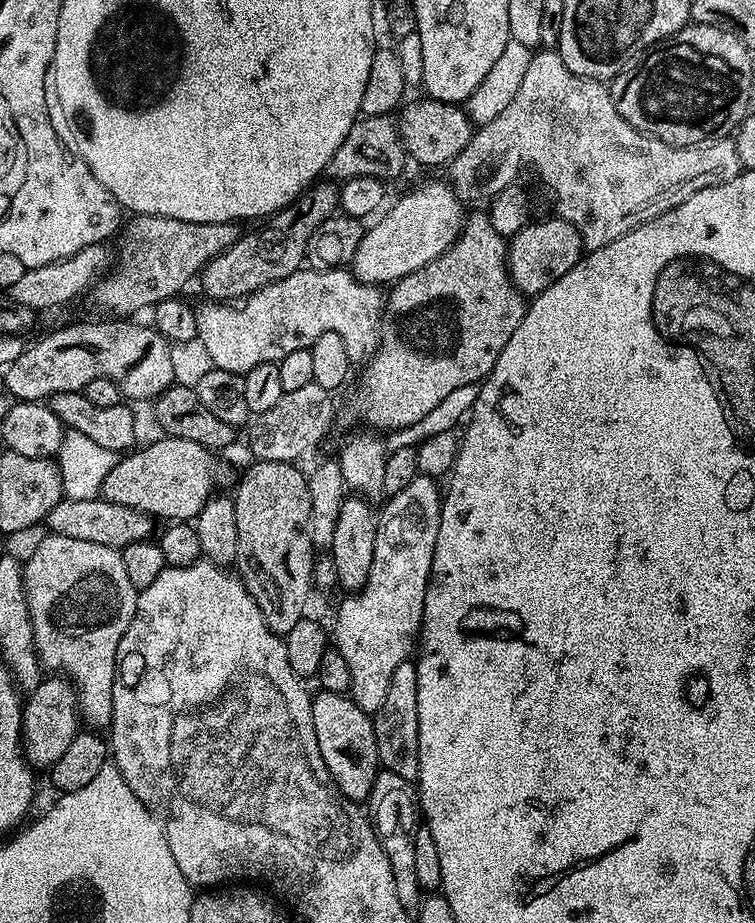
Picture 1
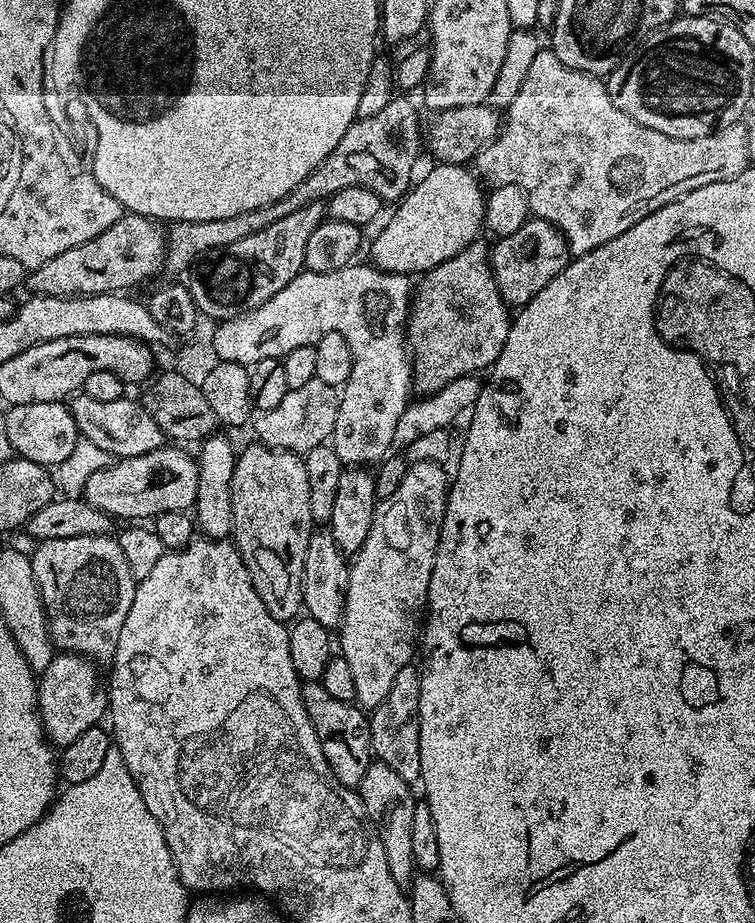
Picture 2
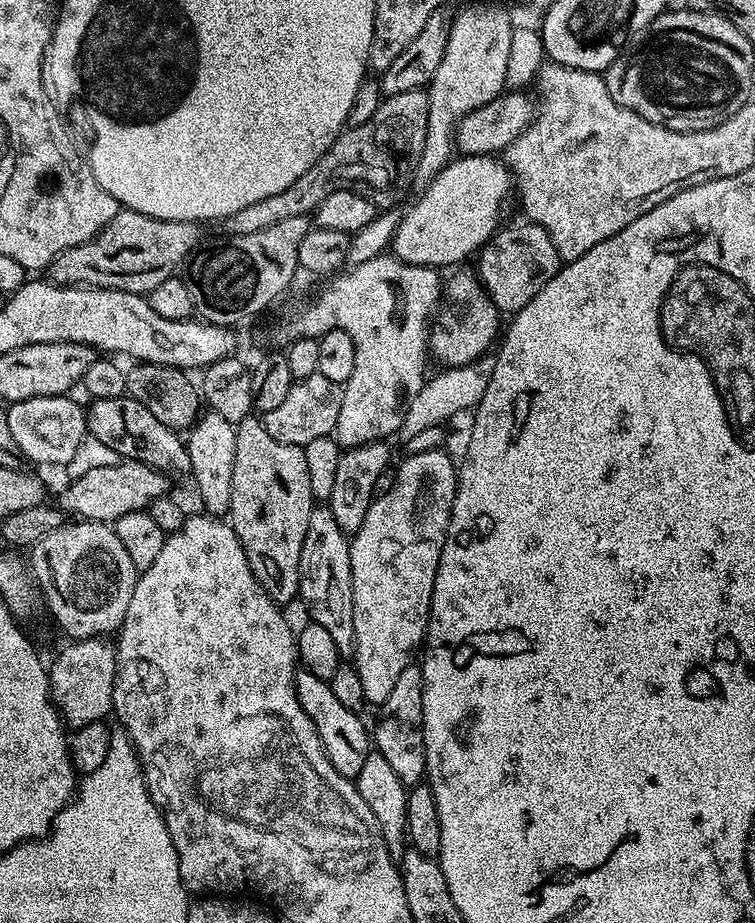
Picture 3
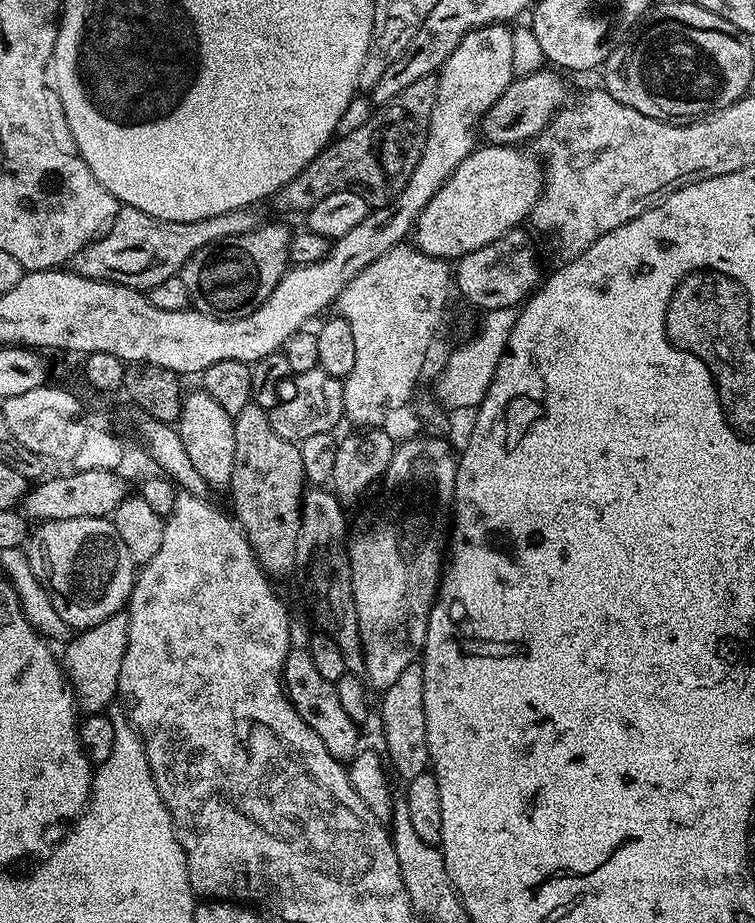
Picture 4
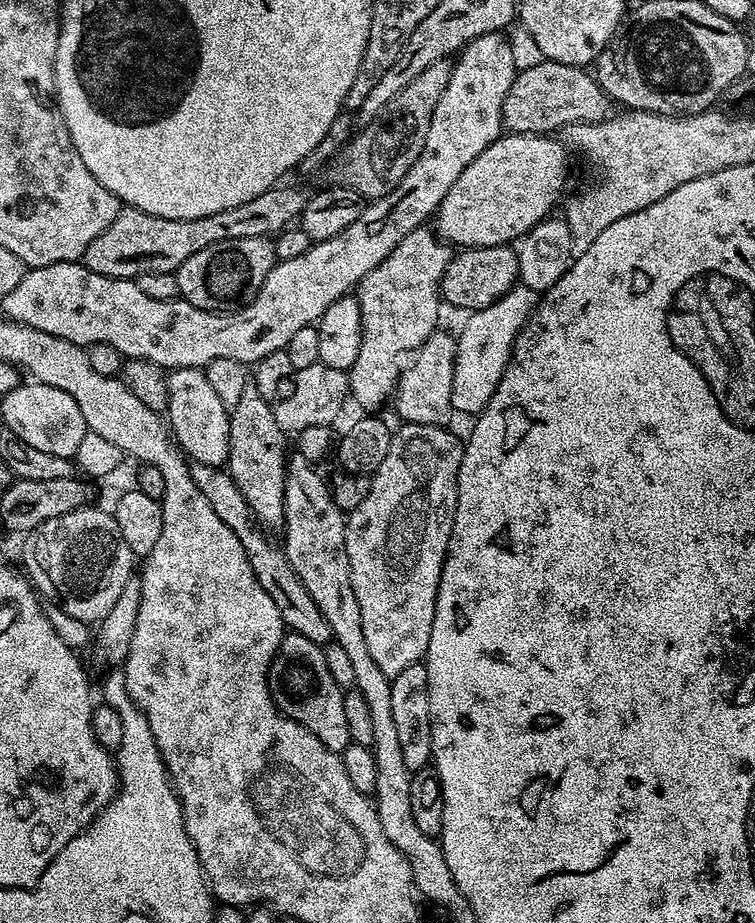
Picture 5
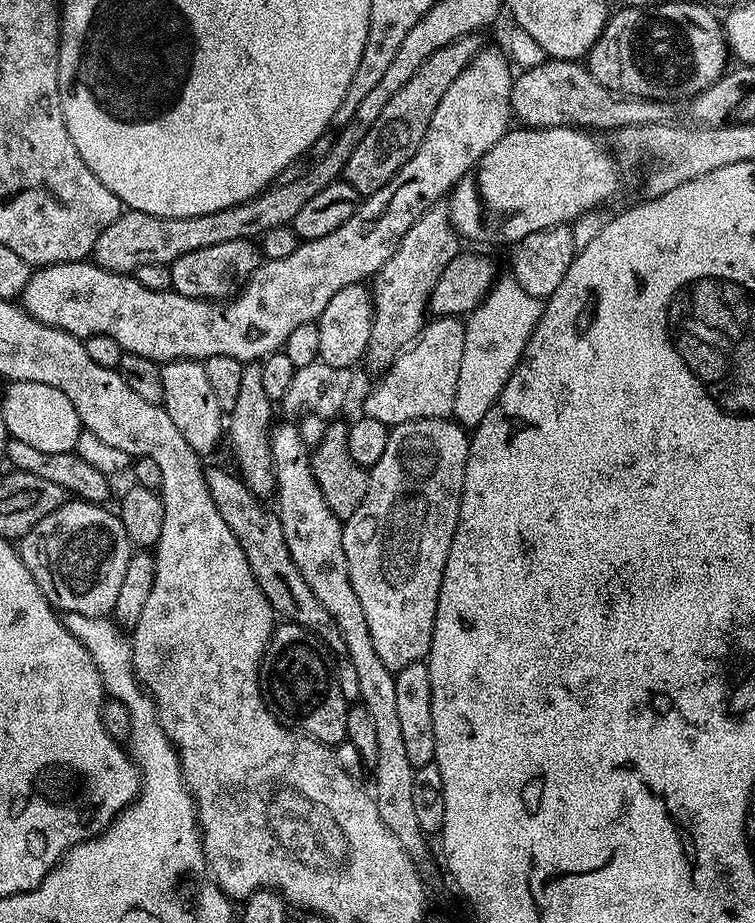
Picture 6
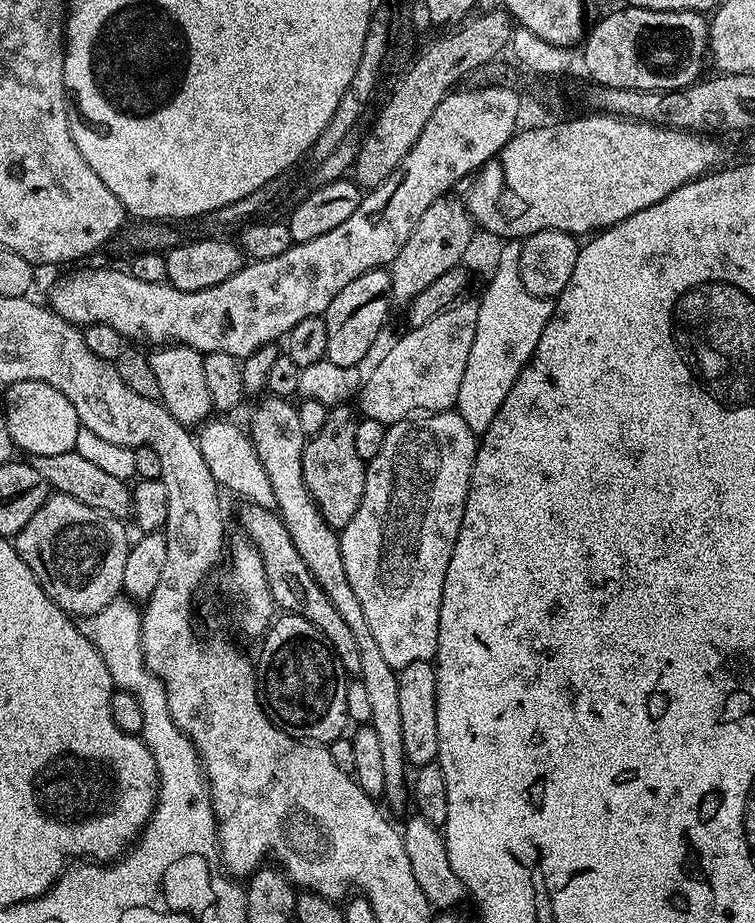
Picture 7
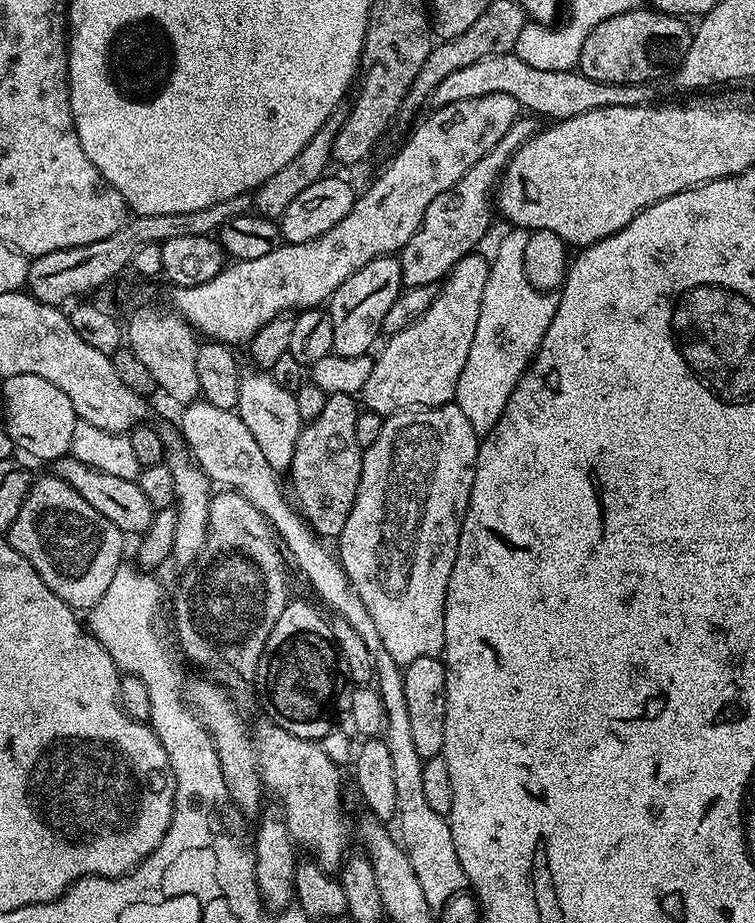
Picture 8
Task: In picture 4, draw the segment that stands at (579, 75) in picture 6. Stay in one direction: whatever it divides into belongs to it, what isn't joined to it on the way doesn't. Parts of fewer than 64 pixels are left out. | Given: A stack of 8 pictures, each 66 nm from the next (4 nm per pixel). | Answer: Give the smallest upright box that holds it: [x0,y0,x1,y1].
[483,66,569,146]

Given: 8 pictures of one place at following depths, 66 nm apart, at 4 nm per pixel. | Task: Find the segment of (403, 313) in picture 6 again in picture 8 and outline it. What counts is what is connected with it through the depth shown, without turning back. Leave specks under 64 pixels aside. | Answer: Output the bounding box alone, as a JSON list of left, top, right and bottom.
[398,115,538,288]

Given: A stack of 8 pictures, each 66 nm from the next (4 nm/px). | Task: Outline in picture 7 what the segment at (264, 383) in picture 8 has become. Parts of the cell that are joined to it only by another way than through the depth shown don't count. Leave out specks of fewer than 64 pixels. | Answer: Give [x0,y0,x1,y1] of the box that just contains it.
[250,394,410,808]

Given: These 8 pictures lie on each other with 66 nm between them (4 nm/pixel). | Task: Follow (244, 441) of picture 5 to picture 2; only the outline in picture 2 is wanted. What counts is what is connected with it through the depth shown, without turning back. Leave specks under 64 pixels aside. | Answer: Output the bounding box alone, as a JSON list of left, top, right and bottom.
[231,442,314,622]

